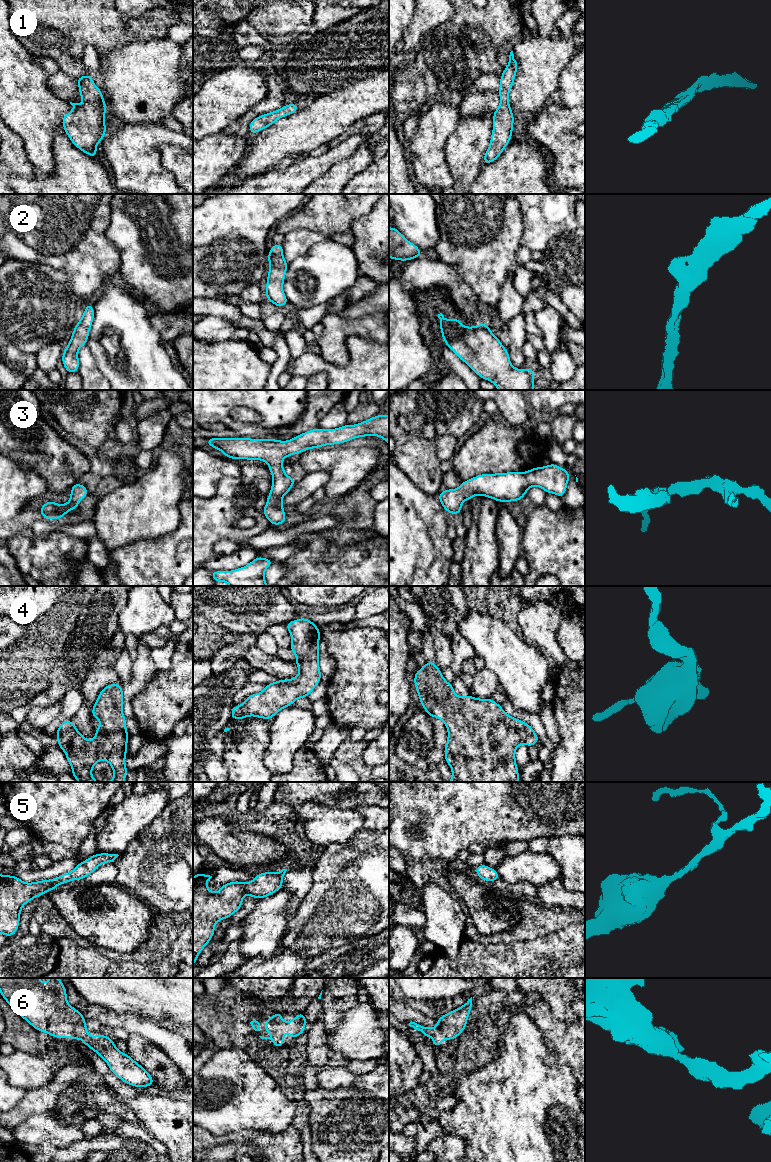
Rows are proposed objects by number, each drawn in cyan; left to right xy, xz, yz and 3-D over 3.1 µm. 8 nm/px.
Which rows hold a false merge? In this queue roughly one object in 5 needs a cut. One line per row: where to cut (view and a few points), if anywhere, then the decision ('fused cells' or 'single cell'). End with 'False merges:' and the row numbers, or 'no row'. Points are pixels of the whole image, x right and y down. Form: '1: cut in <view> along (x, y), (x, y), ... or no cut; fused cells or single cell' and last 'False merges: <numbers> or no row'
1: no cut; single cell
2: no cut; single cell
3: no cut; single cell
4: no cut; single cell
5: no cut; single cell
6: no cut; single cell
False merges: no row

